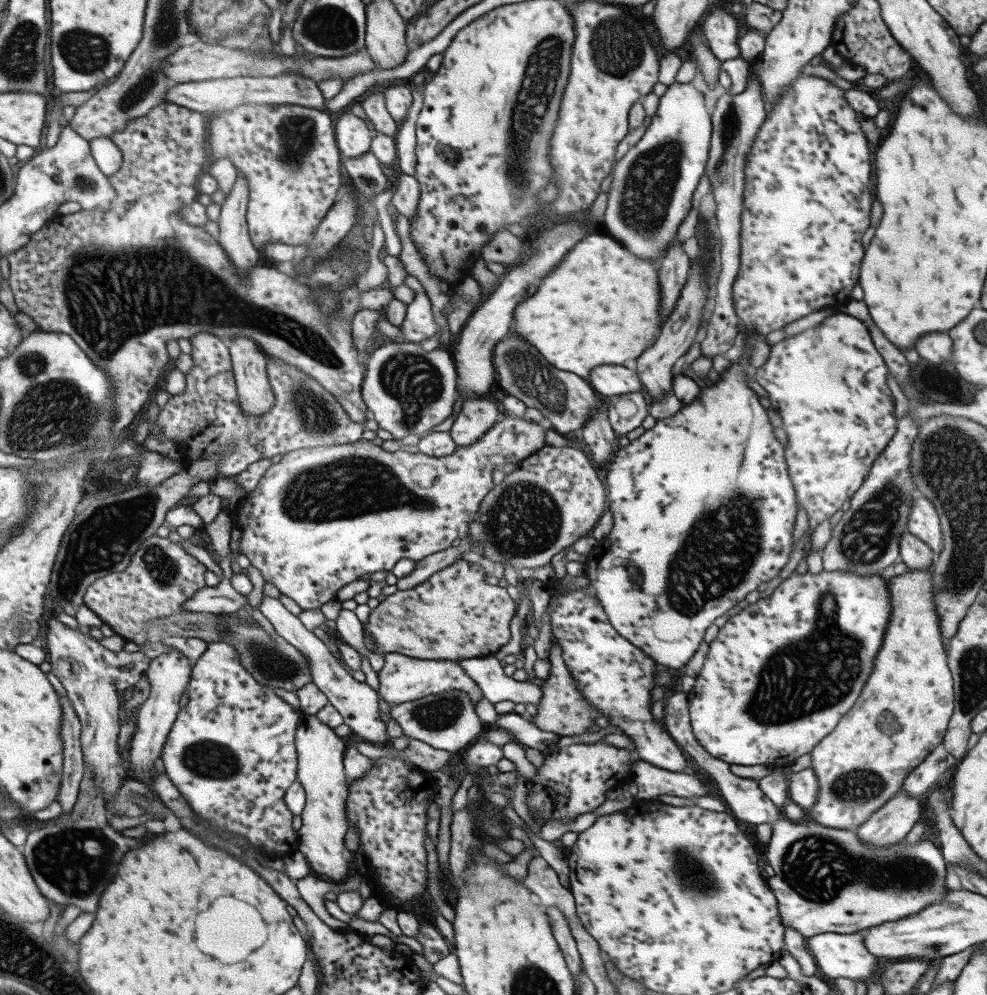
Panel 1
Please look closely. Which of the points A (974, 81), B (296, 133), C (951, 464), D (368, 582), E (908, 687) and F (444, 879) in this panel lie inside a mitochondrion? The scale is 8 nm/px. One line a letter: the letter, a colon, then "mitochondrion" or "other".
A: other
B: mitochondrion
C: mitochondrion
D: other
E: other
F: other

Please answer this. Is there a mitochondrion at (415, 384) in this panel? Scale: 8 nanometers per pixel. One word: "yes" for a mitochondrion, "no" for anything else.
yes

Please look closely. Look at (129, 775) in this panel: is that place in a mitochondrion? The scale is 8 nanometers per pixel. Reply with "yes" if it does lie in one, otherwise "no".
no

